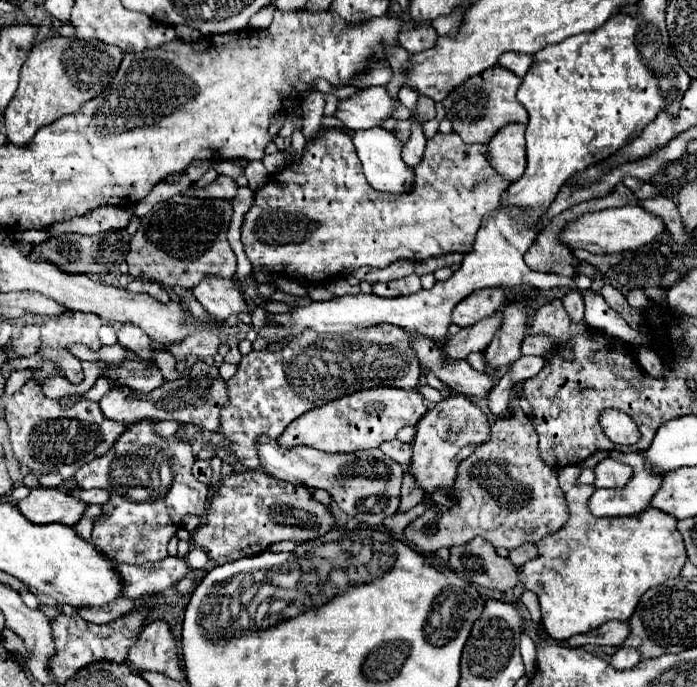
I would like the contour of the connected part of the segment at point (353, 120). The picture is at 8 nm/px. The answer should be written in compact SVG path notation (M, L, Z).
M367 87L359 95L339 101L335 117L353 131L371 129L391 119L397 105L399 99L393 99L385 87Z

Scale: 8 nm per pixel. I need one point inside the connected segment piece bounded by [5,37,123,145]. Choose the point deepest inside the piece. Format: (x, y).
(61, 73)

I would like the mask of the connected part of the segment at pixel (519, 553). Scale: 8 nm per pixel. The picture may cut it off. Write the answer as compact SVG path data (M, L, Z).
M525 543L525 545L521 545L521 547L513 549L513 551L509 551L507 559L509 559L515 567L521 567L521 565L523 565L523 563L527 563L529 559L533 559L535 555L537 555L535 545L533 545L533 543Z

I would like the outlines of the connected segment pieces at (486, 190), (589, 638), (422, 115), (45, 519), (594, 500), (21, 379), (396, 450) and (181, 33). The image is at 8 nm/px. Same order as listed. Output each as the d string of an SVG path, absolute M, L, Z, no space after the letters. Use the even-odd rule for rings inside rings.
M325 129L305 145L303 157L297 165L273 173L267 185L255 193L255 203L245 215L245 223L241 227L243 247L249 261L255 267L269 267L275 273L311 283L345 275L361 265L387 267L397 259L423 261L429 257L443 257L453 251L469 253L473 251L481 219L489 211L501 207L501 193L511 185L493 169L483 143L467 145L457 133L437 133L429 139L425 155L413 173L415 183L411 191L377 191L365 179L351 137L339 129Z
M607 621L605 625L601 625L599 629L591 631L591 633L583 633L583 635L575 635L567 641L569 647L581 647L581 645L621 645L623 639L629 635L629 627L627 623L621 621Z
M423 97L417 101L417 109L415 109L415 117L419 121L427 121L435 117L435 101L431 97Z
M37 487L31 489L25 499L17 501L15 507L21 511L25 519L37 525L47 525L47 523L75 525L81 519L81 513L85 511L87 505L69 497L61 489Z
M618 450L609 452L610 458L632 466L635 473L629 483L621 489L595 489L589 497L589 511L593 517L619 517L619 515L635 515L645 511L651 503L651 495L655 495L661 475L647 471L643 463L642 452L624 453Z
M23 369L23 371L11 371L9 375L9 381L7 381L7 393L13 393L17 387L21 387L27 379L31 379L31 371L29 369ZM15 387L15 389L11 389Z
M397 439L385 441L379 449L381 449L389 459L393 459L393 461L397 461L397 463L403 463L403 465L407 465L409 459L411 459L411 445L409 445L409 443L401 443L401 441L397 441Z
M187 25L175 26L177 37L186 42L195 42L201 38L200 33L197 30L191 29Z

